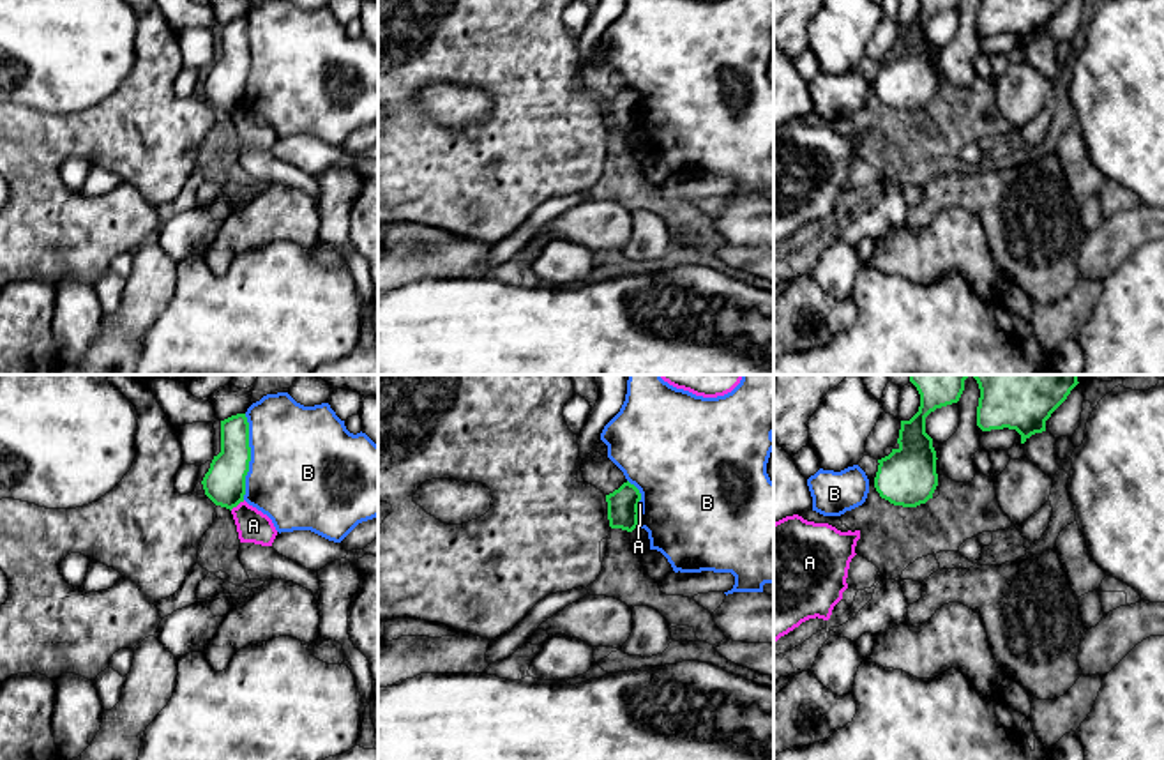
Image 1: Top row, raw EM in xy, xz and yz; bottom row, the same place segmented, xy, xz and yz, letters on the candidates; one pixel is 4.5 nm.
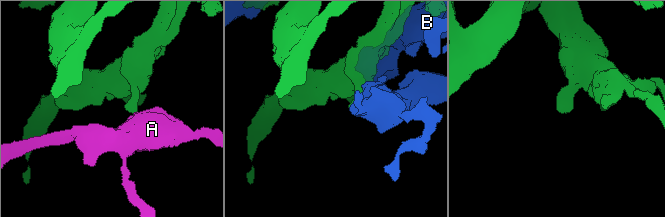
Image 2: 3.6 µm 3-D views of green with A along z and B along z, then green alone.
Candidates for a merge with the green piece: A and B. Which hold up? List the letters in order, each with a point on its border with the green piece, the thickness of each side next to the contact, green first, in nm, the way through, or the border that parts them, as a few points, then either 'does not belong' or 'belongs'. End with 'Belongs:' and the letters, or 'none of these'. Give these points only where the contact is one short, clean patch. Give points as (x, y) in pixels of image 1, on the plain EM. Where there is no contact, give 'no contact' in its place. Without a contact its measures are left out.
A: xy (237, 108) | 190/150 nm | along xy (244, 105), (230, 114) | does not belong
B: xy (249, 60) | 190/480 nm | does not belong
Belongs: none of these

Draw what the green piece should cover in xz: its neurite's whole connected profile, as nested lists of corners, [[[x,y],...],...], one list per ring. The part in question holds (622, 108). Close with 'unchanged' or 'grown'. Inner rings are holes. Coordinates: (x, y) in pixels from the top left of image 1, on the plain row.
[[[629,85],[613,97],[606,99],[609,131],[632,136],[638,131],[639,104],[639,94]]]; unchanged

